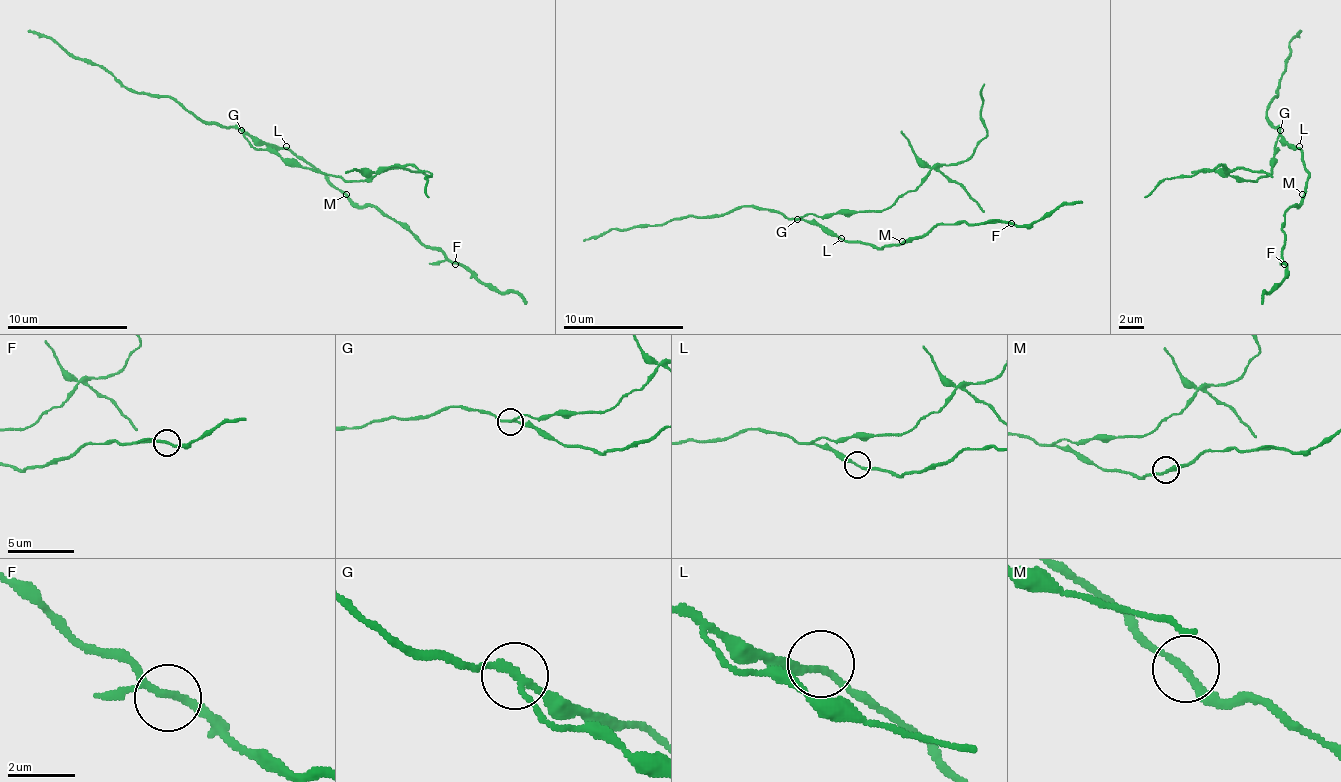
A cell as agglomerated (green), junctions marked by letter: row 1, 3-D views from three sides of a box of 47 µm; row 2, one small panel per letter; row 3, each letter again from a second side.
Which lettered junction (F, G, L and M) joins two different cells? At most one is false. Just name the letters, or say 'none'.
G

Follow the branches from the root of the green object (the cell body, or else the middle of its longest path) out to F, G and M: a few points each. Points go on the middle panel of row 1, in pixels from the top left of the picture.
F: (838, 238), (890, 247), (905, 244), (917, 235), (926, 235), (941, 223), (999, 223), (1002, 220), (1011, 223)
G: (838, 238), (826, 235), (814, 223), (796, 220)
M: (838, 238), (866, 241), (878, 247), (890, 247), (902, 241)

